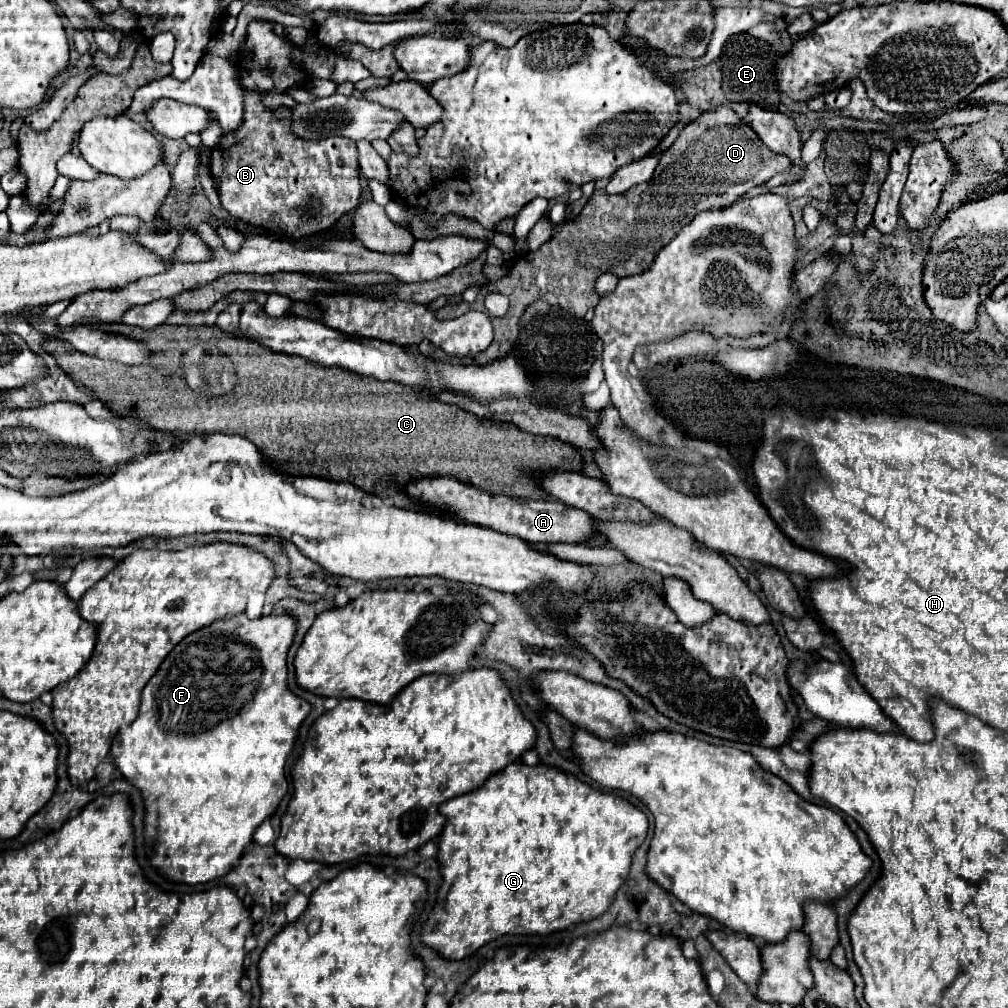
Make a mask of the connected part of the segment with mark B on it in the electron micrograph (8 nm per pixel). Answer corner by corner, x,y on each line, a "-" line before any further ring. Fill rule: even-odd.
250,91
242,99
242,125
236,131
222,133
210,151
210,173
216,179
218,197
234,219
298,240
332,229
342,215
358,207
362,185
360,173
356,175
360,165
354,141
340,137
314,143
298,141
290,133
290,111
286,107
278,113
268,111
260,103
258,93
-
310,197
320,201
320,208
315,212
306,210

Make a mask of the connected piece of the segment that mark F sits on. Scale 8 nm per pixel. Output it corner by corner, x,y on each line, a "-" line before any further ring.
240,613
240,615
228,617
228,619
216,621
214,625
210,625
206,629
194,631
184,641
180,641
176,645
176,649
172,649
168,653
168,657
162,661
160,669
146,683
146,687
142,691
140,711
138,711
136,721
132,725
126,725
114,737
114,741
110,745
110,757
116,765
116,769
120,771
120,775
126,781
130,781
142,793
142,801
144,801
144,839
147,846
147,855
150,854
151,865
172,883
198,885
198,883
208,883
208,881
224,877
230,871
230,867
240,859
244,849
252,845
252,835
258,829
258,825
276,811
278,803
282,801
282,797
288,791
288,781
286,781
286,775
284,775
286,757
290,755
290,751
294,747
294,739
296,739
300,723
310,713
310,705
306,701
302,701
300,697
292,695
286,687
286,675
288,675
286,653
292,645
294,633
296,633
296,621
288,613
280,613
280,615
272,613
268,617
260,617
260,619
254,619
254,621
248,619
244,613

